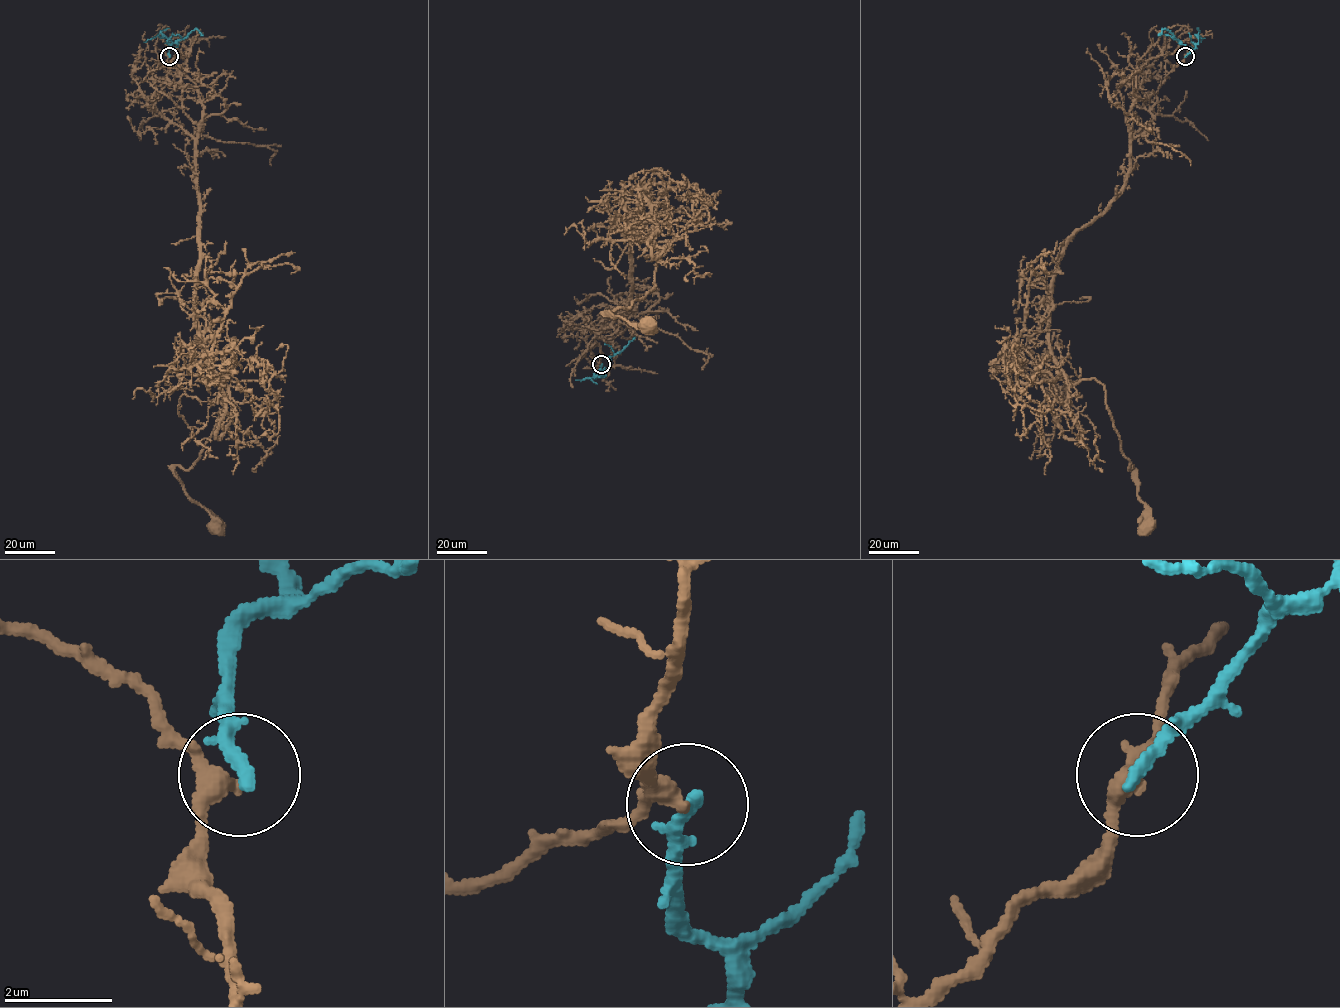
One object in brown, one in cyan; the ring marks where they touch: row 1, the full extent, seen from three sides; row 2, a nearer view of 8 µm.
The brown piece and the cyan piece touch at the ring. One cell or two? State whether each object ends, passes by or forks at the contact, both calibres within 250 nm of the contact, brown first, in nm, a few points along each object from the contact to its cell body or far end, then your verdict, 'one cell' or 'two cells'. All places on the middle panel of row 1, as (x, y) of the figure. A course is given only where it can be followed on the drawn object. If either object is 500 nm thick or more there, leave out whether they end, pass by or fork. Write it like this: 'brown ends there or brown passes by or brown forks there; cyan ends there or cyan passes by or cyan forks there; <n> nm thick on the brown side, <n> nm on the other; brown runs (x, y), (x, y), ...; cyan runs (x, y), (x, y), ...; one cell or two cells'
brown passes by; cyan ends there; 280 nm thick on the brown side, 280 nm on the other; brown runs (601, 364), (595, 336), (634, 309), (627, 228), (658, 249), (655, 286), (627, 309), (606, 311), (650, 324); cyan runs (601, 364), (601, 370), (605, 371), (609, 359), (634, 336); two cells

